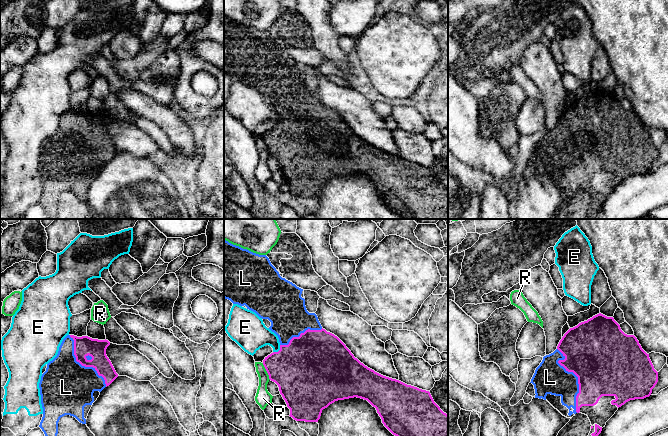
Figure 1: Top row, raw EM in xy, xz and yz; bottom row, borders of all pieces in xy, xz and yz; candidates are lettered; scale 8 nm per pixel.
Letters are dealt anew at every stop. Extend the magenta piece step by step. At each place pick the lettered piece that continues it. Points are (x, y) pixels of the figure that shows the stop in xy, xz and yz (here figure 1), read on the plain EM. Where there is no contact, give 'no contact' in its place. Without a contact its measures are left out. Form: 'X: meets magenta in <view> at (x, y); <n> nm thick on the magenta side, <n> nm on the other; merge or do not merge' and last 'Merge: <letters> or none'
E: meets magenta in xz at (279, 126); 480 nm thick on the magenta side, 240 nm on the other; do not merge
L: meets magenta in yz at (577, 152); 500 nm thick on the magenta side, 260 nm on the other; merge
R: meets magenta in xz at (266, 146); 420 nm thick on the magenta side, 130 nm on the other; do not merge
Merge: L

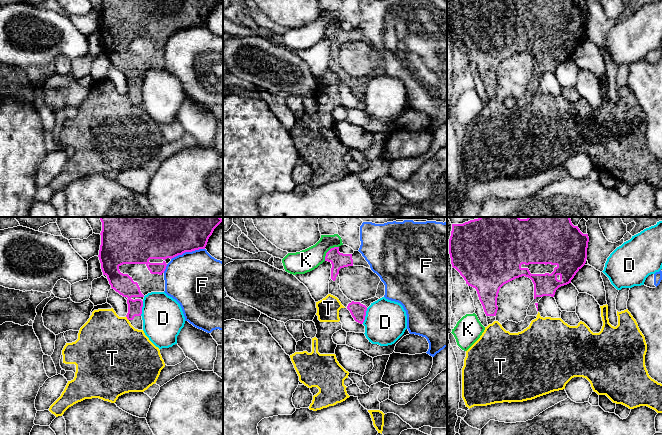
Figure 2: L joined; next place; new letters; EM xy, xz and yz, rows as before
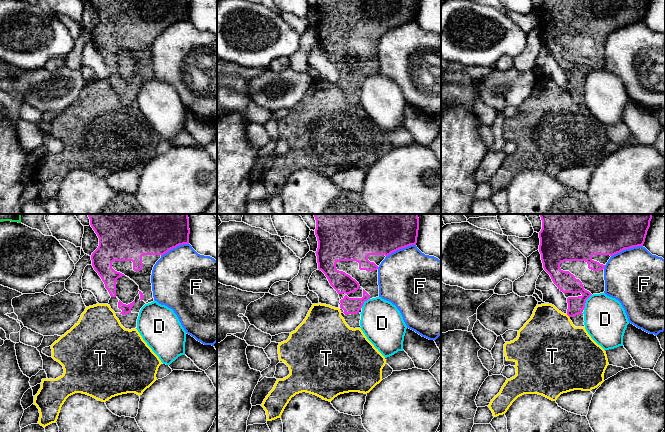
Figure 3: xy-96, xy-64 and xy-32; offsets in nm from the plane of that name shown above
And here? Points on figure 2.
D: meets magenta in xz at (365, 91); 130 nm thick on the magenta side, 340 nm on the other; do not merge
F: meets magenta in xy at (187, 27); 280 nm thick on the magenta side, 460 nm on the other; do not merge
K: meets magenta in xz at (328, 27); 130 nm thick on the magenta side, 180 nm on the other; do not merge
T: meets magenta in xy at (127, 94); 150 nm thick on the magenta side, 460 nm on the other; do not merge
Merge: none

